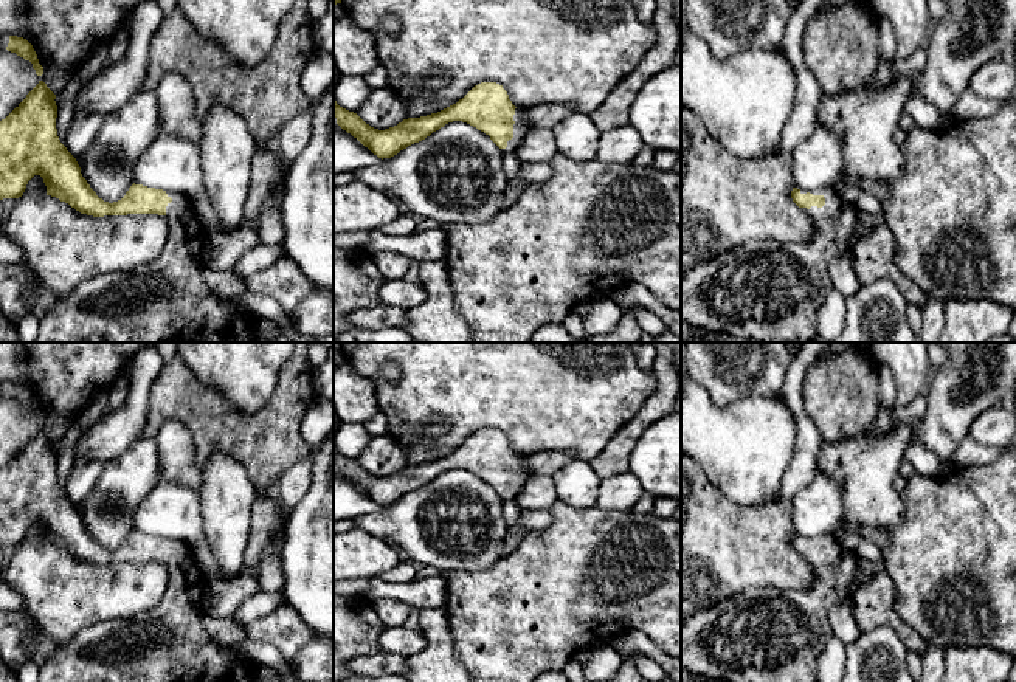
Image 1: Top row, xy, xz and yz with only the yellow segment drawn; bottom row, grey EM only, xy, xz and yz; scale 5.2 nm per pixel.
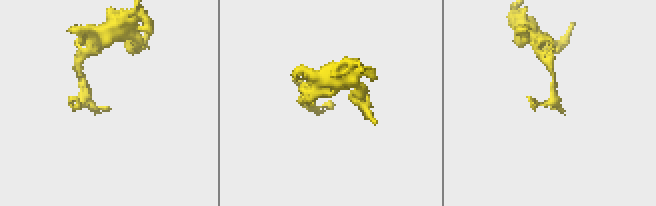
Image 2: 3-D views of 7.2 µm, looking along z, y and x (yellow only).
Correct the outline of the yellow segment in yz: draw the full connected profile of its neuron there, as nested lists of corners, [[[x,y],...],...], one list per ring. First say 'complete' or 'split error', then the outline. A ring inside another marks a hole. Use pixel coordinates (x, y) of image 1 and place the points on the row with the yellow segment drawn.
split error | [[[831,186],[811,191],[811,192],[805,192],[797,188],[793,188],[791,198],[802,211],[805,211],[810,215],[816,228],[816,236],[808,243],[779,243],[769,239],[748,240],[720,256],[715,256],[693,267],[689,271],[681,271],[681,321],[683,322],[700,327],[706,332],[727,333],[735,338],[749,338],[757,343],[766,343],[768,339],[777,339],[780,343],[813,343],[817,338],[817,310],[825,301],[827,294],[833,290],[833,282],[828,271],[830,262],[842,256],[850,256],[852,260],[855,262],[853,250],[856,243],[864,236],[872,232],[878,225],[884,223],[884,215],[883,211],[876,215],[872,215],[856,209],[855,206],[845,203],[838,194],[838,191],[835,191]]]

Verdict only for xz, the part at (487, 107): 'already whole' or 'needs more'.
needs more

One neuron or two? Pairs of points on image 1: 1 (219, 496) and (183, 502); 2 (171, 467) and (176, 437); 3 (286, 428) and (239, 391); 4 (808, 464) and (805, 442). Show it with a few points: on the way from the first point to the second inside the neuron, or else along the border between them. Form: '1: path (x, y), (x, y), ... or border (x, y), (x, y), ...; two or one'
1: border (194, 492), (205, 535); two
2: path (176, 459), (176, 445); one
3: border (278, 375), (273, 396), (253, 413), (225, 400); two
4: path (805, 459), (805, 447); one

